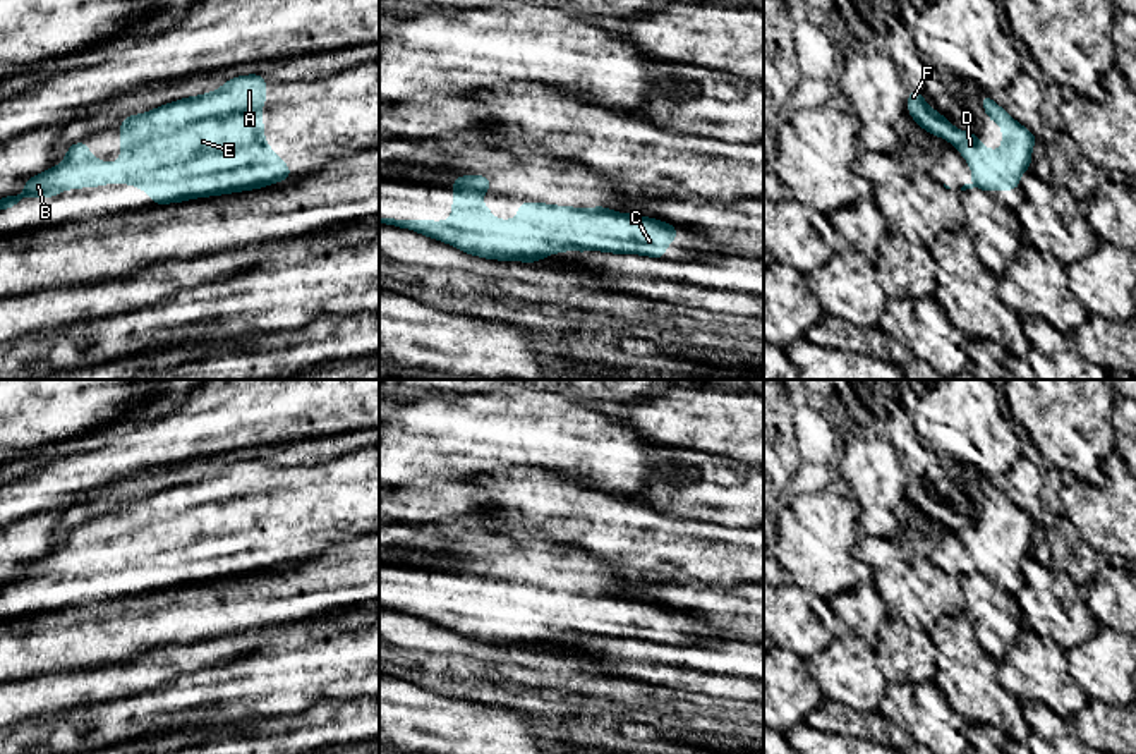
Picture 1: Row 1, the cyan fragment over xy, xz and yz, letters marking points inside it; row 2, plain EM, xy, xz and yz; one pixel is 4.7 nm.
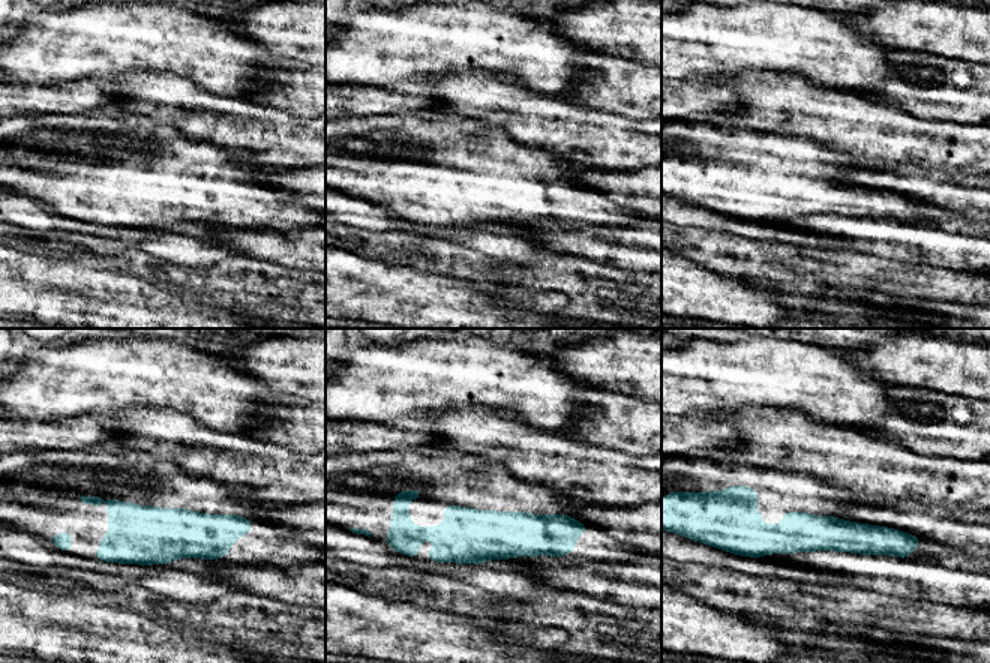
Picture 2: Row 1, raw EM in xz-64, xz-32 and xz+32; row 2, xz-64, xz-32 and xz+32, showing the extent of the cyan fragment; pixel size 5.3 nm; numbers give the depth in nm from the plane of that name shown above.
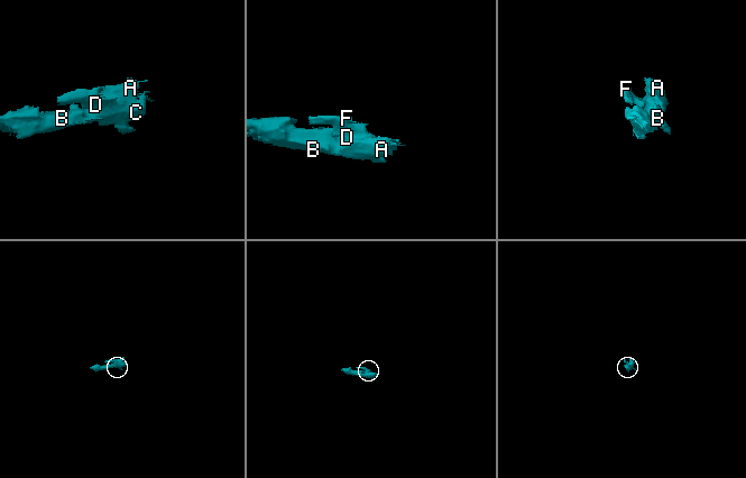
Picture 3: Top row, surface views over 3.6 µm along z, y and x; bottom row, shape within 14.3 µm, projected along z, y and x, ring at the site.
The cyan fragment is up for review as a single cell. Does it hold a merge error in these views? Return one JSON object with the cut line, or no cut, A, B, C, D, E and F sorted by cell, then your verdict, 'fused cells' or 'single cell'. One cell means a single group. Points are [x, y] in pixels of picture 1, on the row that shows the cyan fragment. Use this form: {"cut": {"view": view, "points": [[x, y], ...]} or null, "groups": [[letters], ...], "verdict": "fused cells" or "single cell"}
{"cut": null, "groups": [["A", "B", "C", "D", "E", "F"]], "verdict": "single cell"}

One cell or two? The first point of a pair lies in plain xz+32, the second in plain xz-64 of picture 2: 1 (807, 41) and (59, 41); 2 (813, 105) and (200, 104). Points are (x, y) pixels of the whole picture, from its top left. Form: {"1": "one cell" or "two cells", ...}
{"1": "one cell", "2": "one cell"}

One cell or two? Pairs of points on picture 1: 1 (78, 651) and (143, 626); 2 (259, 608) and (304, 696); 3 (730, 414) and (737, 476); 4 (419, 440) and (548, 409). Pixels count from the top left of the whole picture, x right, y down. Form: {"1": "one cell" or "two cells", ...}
{"1": "one cell", "2": "two cells", "3": "two cells", "4": "one cell"}

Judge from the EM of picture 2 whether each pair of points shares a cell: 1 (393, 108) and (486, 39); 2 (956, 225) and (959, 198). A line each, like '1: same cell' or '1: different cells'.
1: different cells
2: different cells

